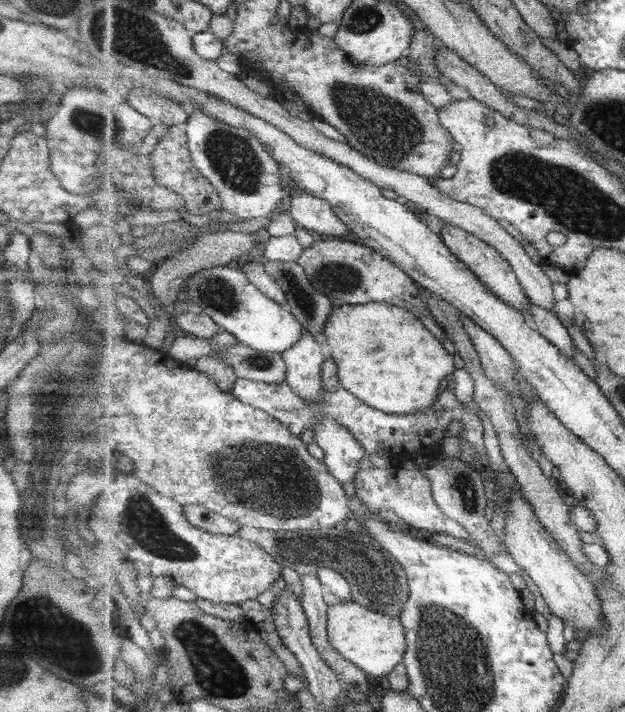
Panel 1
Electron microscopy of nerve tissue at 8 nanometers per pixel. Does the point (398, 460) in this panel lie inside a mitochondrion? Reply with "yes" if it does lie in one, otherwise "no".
no

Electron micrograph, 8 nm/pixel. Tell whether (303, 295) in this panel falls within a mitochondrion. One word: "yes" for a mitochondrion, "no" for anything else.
yes

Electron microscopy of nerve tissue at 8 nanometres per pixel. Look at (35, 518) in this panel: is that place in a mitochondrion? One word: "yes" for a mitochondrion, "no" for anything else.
no

